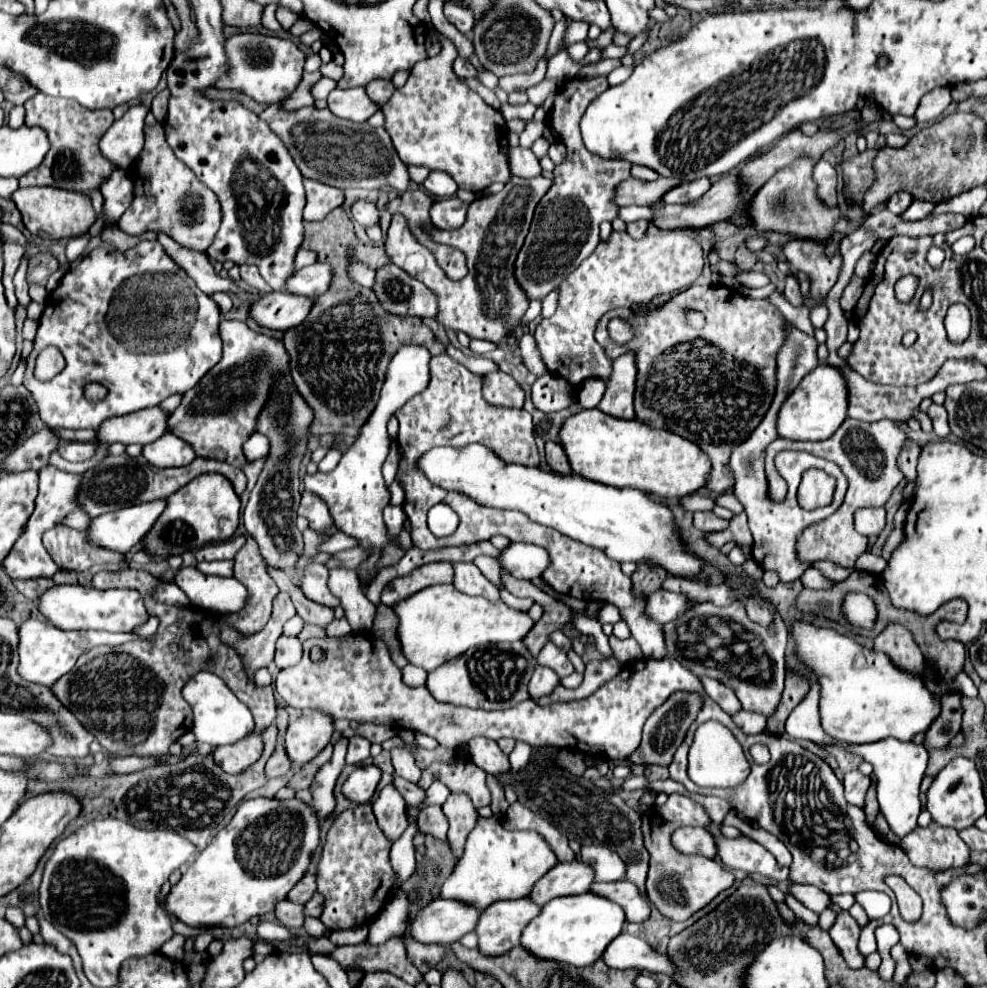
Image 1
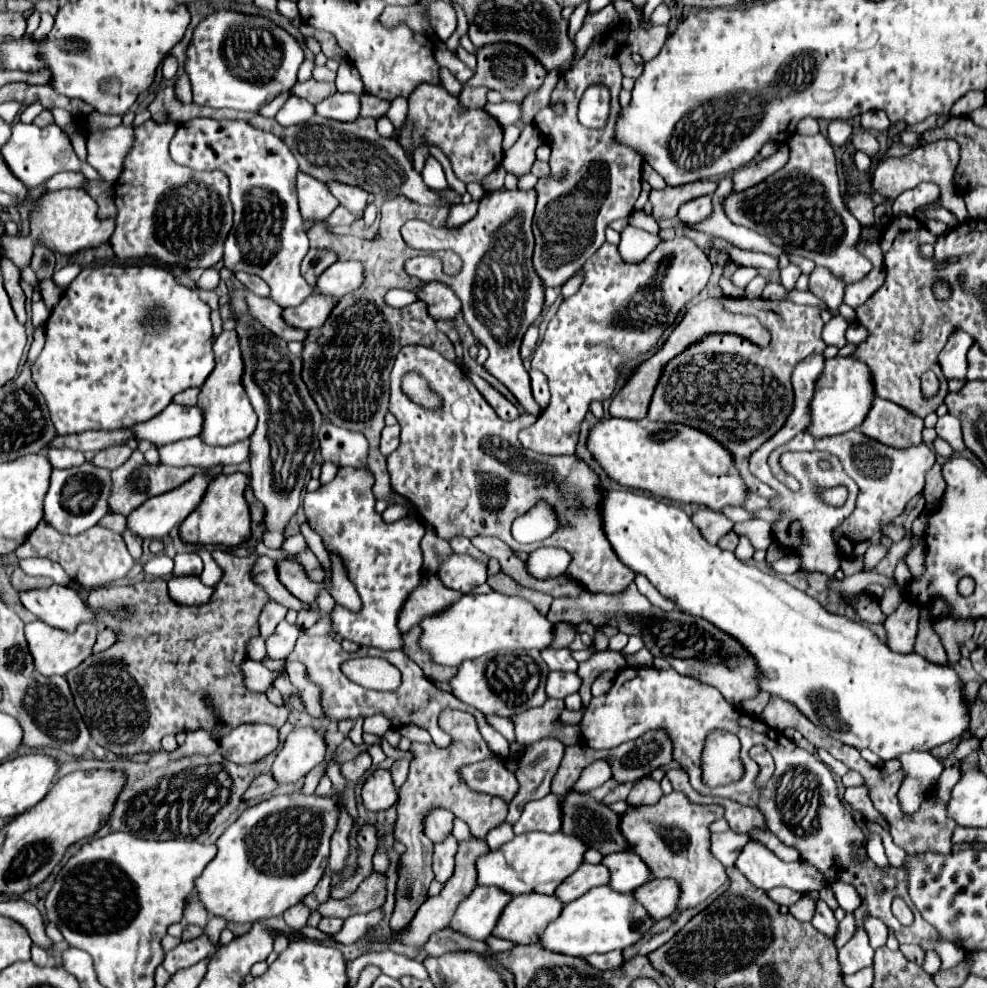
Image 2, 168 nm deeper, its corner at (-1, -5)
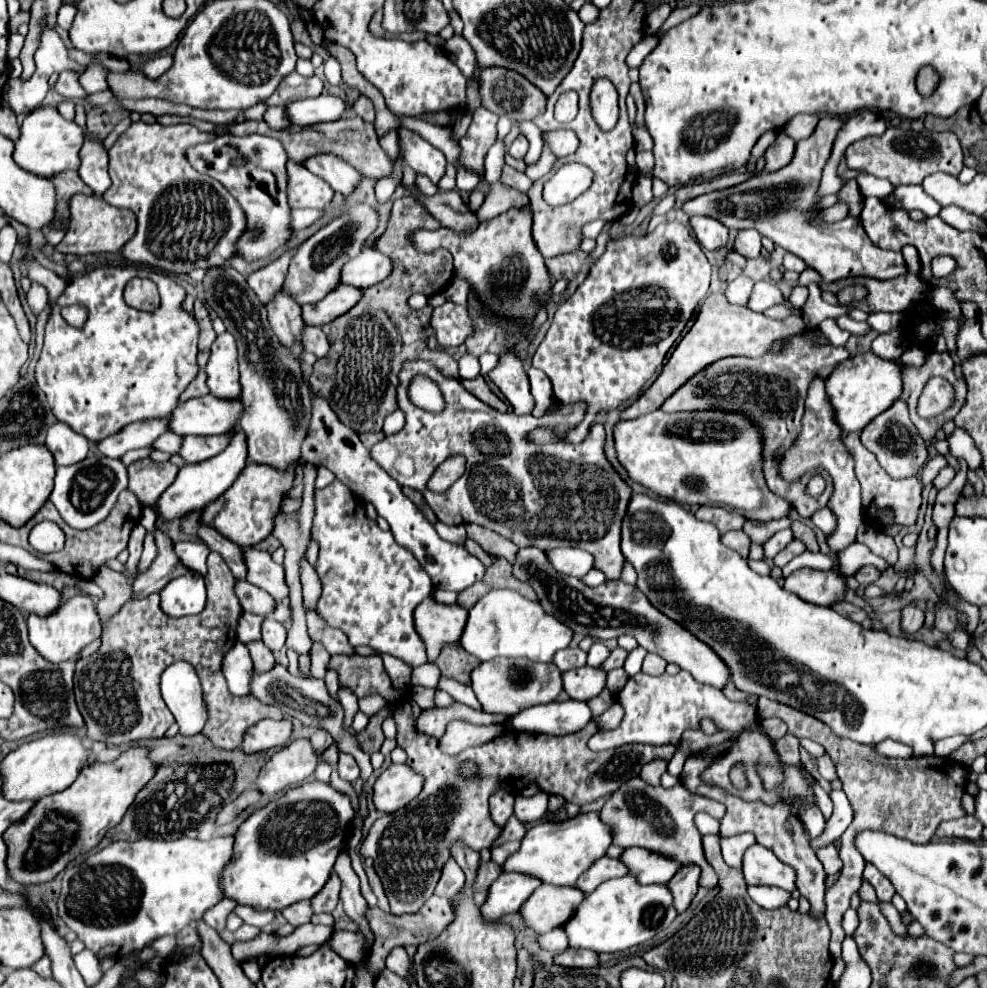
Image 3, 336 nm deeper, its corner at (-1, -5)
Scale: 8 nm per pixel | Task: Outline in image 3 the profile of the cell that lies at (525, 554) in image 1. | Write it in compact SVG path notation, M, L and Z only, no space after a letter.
M554 548L546 552L550 564L556 568L556 572L582 578L592 568L592 554L580 548Z

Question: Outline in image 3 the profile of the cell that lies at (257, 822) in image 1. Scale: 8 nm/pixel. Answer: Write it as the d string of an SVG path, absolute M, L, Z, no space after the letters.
M316 780L290 788L278 800L254 810L236 830L232 860L220 874L224 898L262 912L310 900L322 890L336 856L346 848L352 818L350 798Z

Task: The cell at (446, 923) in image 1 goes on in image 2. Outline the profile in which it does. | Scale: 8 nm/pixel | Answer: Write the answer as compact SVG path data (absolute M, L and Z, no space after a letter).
M476 888L458 906L450 926L474 940L486 940L510 900L512 896L504 896L498 888Z

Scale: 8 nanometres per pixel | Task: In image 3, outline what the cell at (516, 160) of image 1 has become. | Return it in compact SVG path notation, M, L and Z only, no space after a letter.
M520 134L514 142L512 142L512 146L510 146L510 156L514 156L514 158L524 158L526 156L526 152L528 152L528 138L524 136L524 134Z

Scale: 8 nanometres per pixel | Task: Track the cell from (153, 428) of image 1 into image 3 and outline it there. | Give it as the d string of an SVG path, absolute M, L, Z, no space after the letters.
M212 394L202 398L180 402L168 416L168 430L186 436L208 436L208 434L226 434L232 430L242 416L240 402L218 400Z

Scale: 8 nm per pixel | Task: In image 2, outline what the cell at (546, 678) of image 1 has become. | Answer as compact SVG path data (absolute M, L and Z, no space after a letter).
M550 672L546 682L546 694L548 698L566 698L578 692L580 686L582 680L576 672Z

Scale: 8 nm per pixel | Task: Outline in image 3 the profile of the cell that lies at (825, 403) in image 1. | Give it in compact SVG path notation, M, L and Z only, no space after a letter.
M872 352L850 356L826 378L826 396L832 404L834 420L844 434L860 432L872 418L882 414L900 396L900 368L894 360L882 360Z

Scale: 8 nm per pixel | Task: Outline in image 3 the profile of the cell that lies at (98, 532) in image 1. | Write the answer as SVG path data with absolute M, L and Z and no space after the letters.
M236 432L224 452L216 454L206 462L186 464L184 468L180 468L180 476L176 476L172 488L168 488L154 504L154 512L158 520L162 524L168 524L190 512L200 512L204 506L214 502L222 492L226 492L232 486L232 482L236 480L236 476L242 472L244 466L246 466L246 436L244 432Z

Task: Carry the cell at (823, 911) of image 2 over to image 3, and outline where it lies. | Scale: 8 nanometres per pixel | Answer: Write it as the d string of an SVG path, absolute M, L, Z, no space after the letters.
M690 756L684 764L684 770L680 774L680 782L690 790L690 792L698 792L702 796L708 796L708 798L714 798L718 802L724 802L726 806L726 816L722 818L722 826L720 826L720 836L734 836L734 834L740 834L740 832L752 832L758 840L758 844L770 848L782 862L790 864L792 868L796 868L798 872L798 880L800 880L800 894L810 902L810 916L814 920L820 920L824 918L824 868L820 864L820 860L816 858L816 854L812 852L810 844L808 844L808 838L806 838L806 832L804 832L804 826L794 818L790 816L788 812L788 806L784 804L778 804L778 806L766 806L764 802L746 802L738 796L732 796L720 788L712 788L712 786L706 786L702 780L700 780L700 772L712 762L710 756L704 756L704 758L696 758L696 756Z

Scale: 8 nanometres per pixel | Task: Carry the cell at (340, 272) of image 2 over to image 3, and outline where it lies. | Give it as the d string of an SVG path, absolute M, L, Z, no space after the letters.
M364 248L356 258L344 264L340 272L340 284L354 288L368 288L378 284L392 272L392 262L372 248Z

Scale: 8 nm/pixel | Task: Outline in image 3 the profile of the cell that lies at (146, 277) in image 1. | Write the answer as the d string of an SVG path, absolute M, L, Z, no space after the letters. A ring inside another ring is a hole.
M102 266L94 268L88 274L74 276L64 294L58 298L44 334L44 348L36 362L36 382L40 390L46 394L48 404L56 420L68 424L74 432L80 432L92 442L98 442L110 434L116 434L130 422L166 418L168 412L178 404L178 396L186 390L186 386L198 376L198 334L200 326L192 312L184 310L186 290L170 276L162 272L154 272L150 268L138 266ZM142 276L150 278L160 292L160 306L154 312L142 312L126 306L122 298L122 290L128 280ZM80 304L88 308L88 320L82 328L70 326L62 316L62 306Z

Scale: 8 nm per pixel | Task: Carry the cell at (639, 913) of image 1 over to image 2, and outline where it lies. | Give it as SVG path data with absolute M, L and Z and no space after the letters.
M650 880L636 890L636 900L644 904L654 920L662 920L678 910L680 886L676 886L676 880Z

